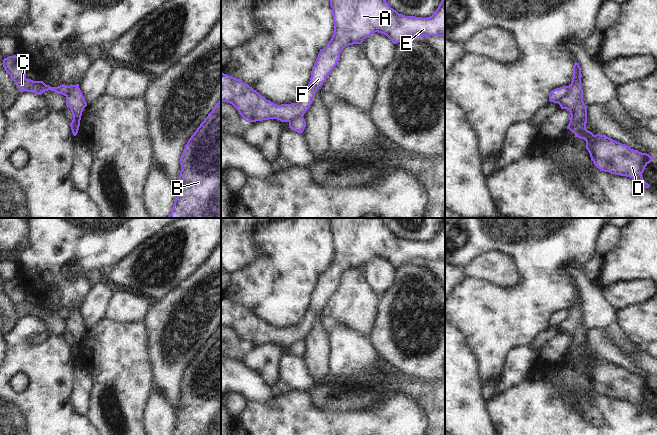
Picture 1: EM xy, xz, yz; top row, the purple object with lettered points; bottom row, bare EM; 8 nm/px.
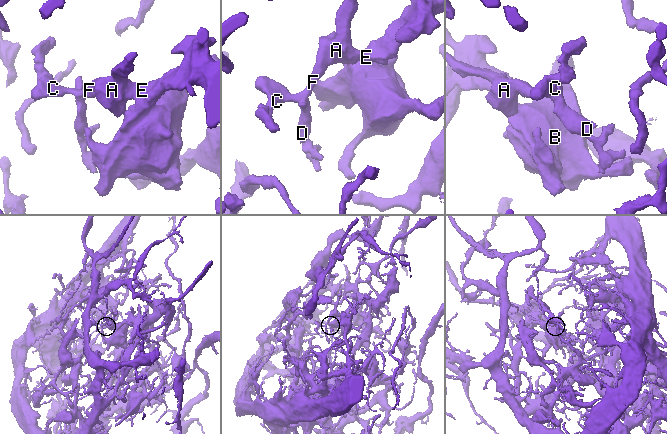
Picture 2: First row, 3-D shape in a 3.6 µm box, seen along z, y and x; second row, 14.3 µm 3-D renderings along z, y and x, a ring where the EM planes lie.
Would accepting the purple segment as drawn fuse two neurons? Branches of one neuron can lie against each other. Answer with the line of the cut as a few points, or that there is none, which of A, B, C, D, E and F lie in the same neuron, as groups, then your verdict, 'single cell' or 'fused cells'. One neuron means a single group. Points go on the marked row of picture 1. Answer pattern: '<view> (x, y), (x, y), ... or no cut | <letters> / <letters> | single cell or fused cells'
yz (569, 86), (569, 91), (557, 102) | A B C E F / D | fused cells

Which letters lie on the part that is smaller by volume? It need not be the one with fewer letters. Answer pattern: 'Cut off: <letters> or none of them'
Cut off: D

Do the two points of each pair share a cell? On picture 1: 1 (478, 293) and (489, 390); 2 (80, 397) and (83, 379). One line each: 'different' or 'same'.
1: different
2: same

